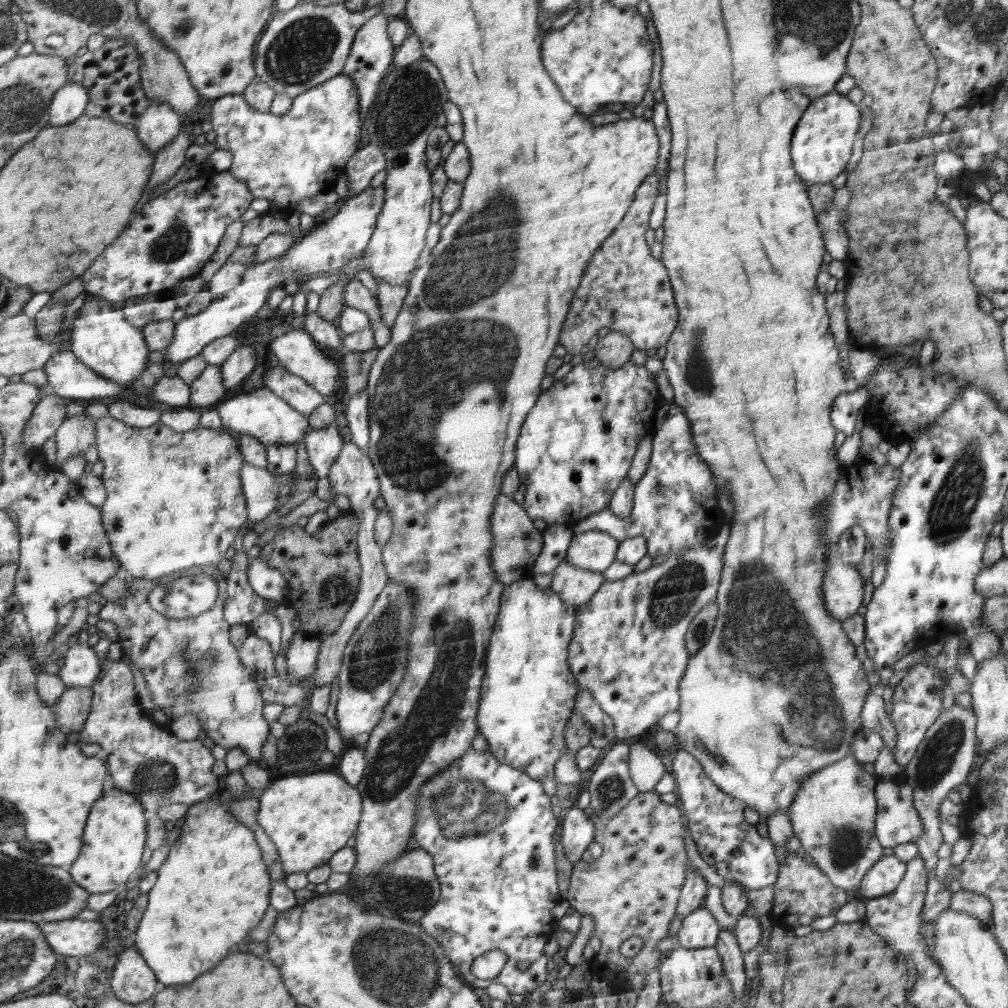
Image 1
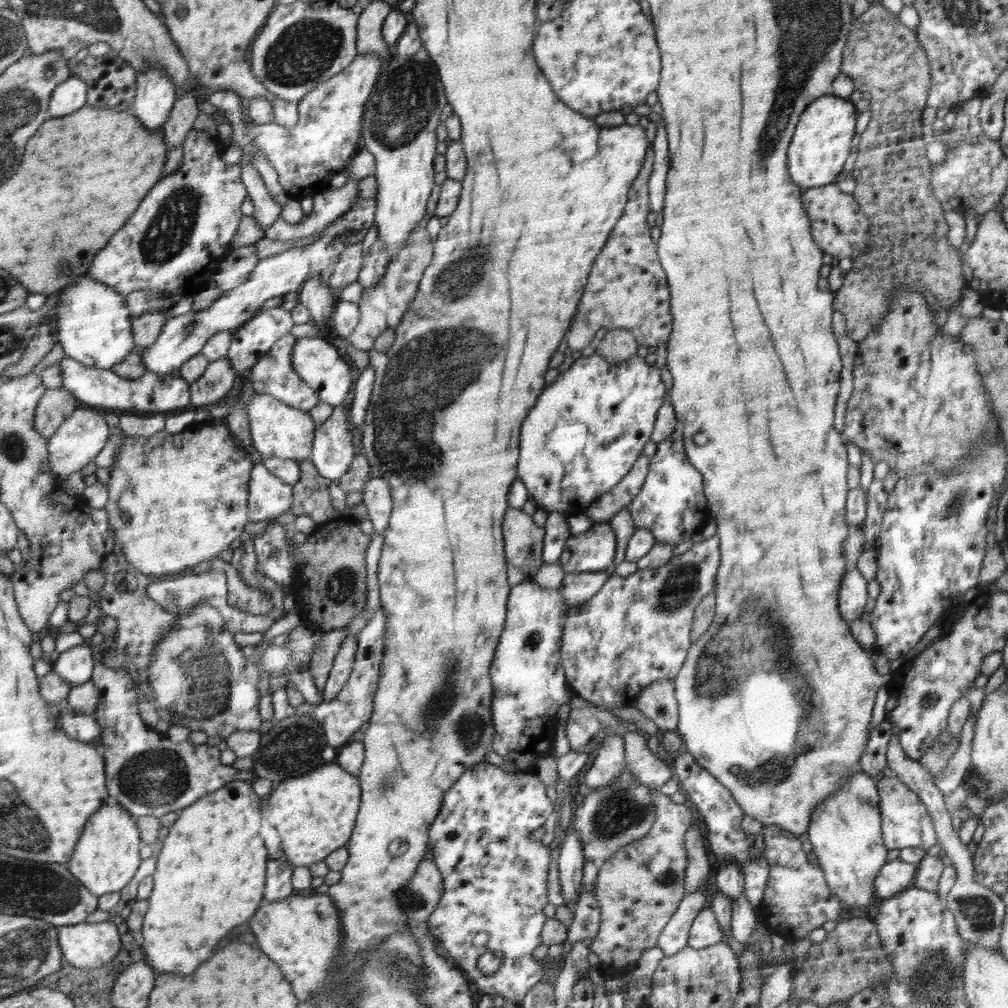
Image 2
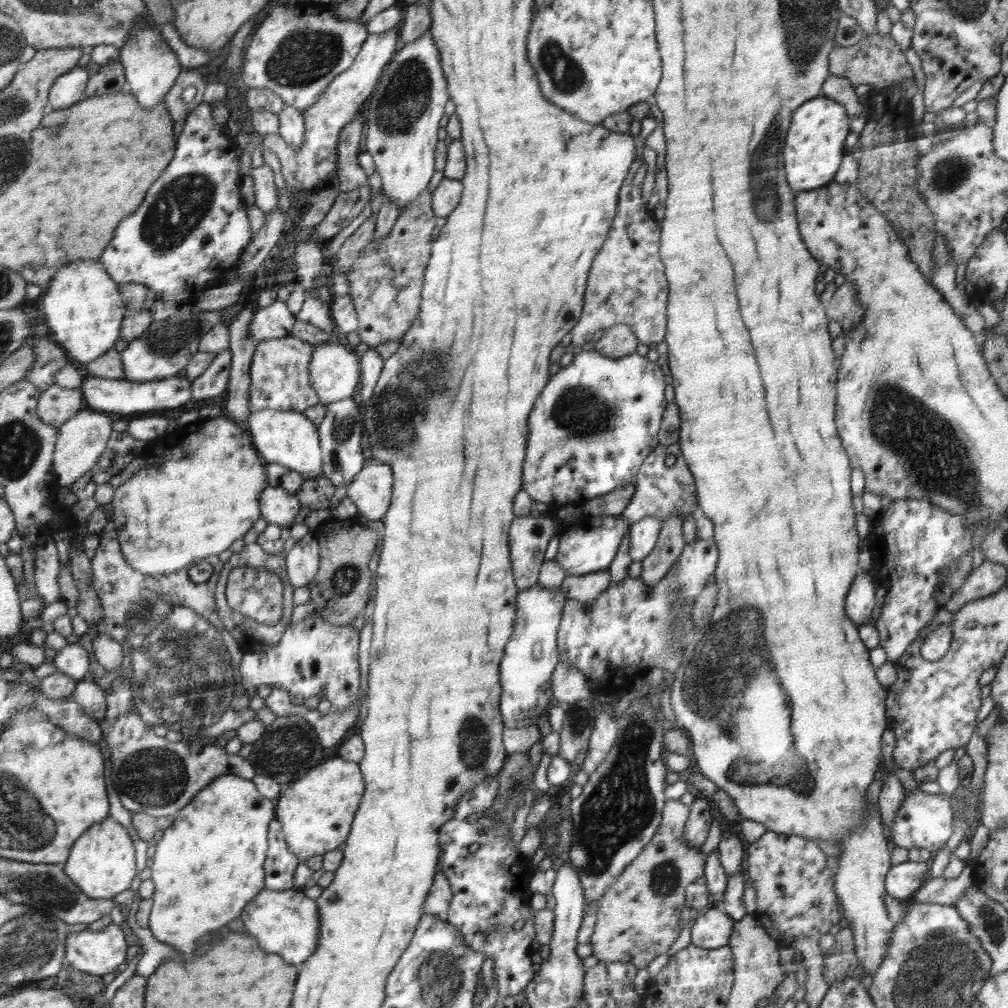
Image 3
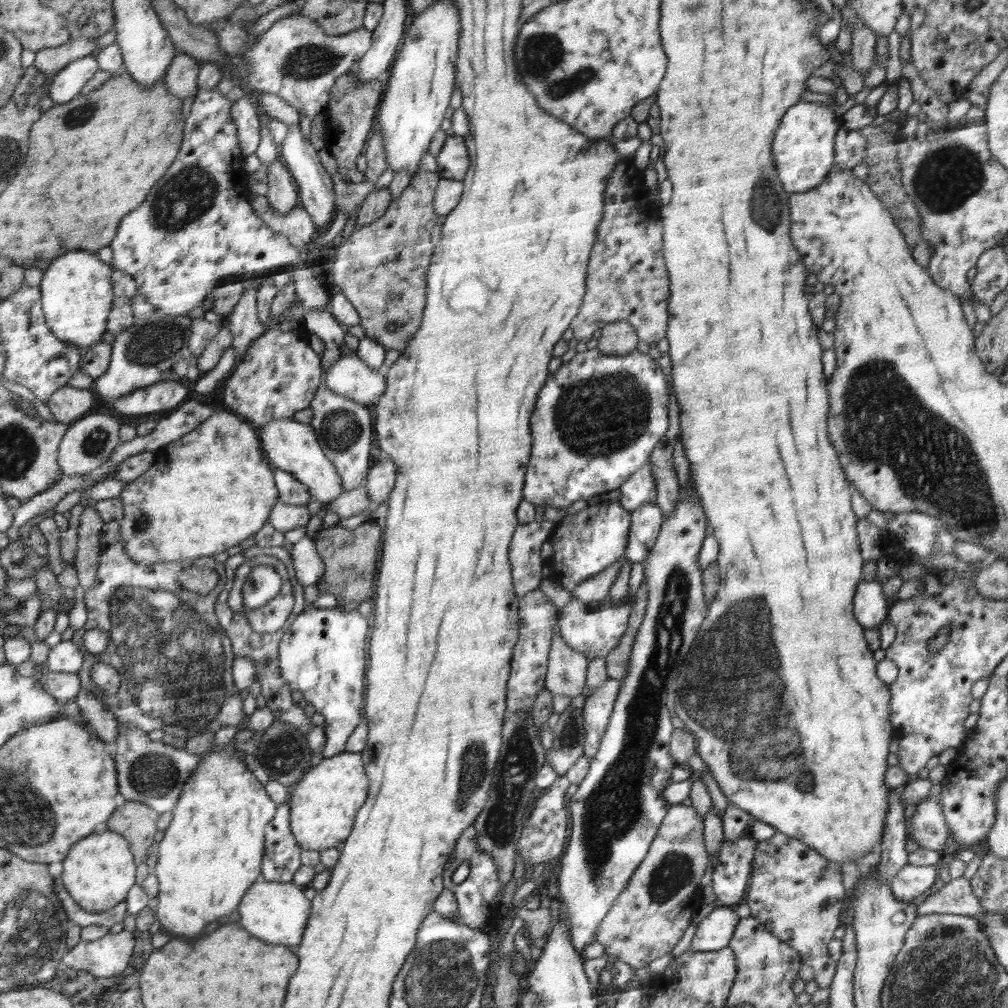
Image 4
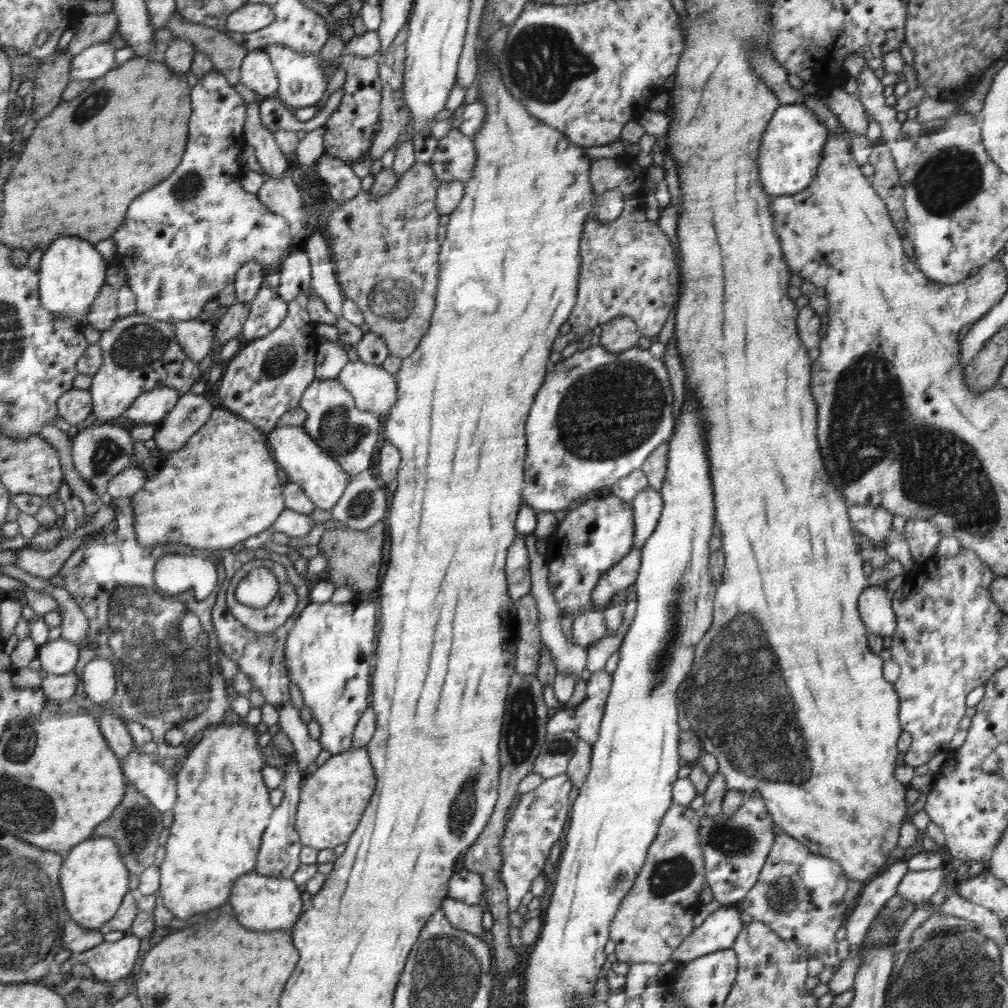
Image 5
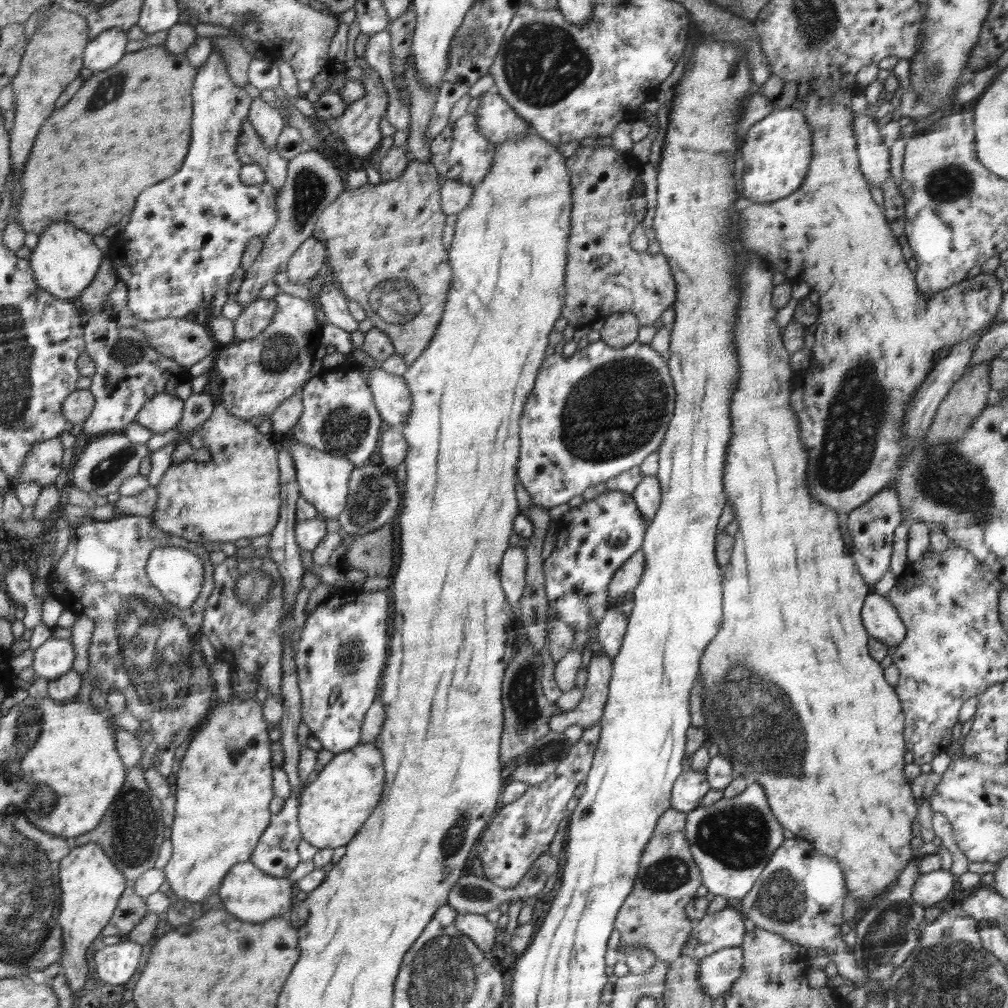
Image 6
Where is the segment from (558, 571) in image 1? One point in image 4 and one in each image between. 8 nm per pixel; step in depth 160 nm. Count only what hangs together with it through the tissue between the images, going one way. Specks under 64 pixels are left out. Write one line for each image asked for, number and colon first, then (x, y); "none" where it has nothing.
2: (577, 588)
3: (586, 588)
4: (596, 589)

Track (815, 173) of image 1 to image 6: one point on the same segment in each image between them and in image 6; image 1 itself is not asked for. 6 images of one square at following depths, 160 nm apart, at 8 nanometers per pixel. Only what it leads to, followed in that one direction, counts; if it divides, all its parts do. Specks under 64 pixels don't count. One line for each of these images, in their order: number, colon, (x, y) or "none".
2: (821, 142)
3: (814, 146)
4: (803, 147)
5: (792, 147)
6: (776, 154)

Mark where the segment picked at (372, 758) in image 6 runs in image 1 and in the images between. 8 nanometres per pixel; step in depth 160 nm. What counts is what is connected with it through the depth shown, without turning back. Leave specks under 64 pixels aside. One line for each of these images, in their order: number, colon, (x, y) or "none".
1: (310, 817)
2: (314, 814)
3: (316, 811)
4: (323, 804)
5: (333, 799)

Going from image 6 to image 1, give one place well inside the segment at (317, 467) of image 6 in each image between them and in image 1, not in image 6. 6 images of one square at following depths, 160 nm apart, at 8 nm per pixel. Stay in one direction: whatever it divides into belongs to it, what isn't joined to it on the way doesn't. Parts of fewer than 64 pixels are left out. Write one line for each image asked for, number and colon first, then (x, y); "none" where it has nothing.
1: (261, 413)
2: (277, 429)
3: (289, 438)
4: (294, 446)
5: (324, 480)

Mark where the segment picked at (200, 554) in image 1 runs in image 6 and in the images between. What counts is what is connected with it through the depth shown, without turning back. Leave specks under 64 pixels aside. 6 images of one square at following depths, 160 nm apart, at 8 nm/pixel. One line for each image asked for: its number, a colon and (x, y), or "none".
2: (175, 500)
3: (199, 490)
4: (212, 488)
5: (221, 488)
6: (237, 494)

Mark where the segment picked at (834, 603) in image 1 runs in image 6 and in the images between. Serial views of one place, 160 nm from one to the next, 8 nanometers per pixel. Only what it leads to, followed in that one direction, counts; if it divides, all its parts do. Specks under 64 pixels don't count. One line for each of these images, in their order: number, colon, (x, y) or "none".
2: (853, 595)
3: (860, 600)
4: (870, 608)
5: (874, 607)
6: (882, 622)

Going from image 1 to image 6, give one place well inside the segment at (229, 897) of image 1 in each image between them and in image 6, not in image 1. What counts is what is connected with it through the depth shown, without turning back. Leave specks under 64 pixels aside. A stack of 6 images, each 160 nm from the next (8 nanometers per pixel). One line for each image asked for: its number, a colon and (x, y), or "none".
2: (209, 876)
3: (208, 865)
4: (211, 853)
5: (218, 822)
6: (218, 821)

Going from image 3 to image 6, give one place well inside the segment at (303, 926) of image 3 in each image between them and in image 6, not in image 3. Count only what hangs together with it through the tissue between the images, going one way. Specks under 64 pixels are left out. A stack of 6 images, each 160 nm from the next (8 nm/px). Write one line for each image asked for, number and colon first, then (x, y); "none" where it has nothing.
4: (276, 912)
5: (262, 902)
6: (251, 894)

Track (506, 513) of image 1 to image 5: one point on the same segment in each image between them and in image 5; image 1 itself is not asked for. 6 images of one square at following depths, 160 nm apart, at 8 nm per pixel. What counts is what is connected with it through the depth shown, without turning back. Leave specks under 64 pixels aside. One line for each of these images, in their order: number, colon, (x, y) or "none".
2: (524, 539)
3: (529, 536)
4: (527, 565)
5: (518, 563)

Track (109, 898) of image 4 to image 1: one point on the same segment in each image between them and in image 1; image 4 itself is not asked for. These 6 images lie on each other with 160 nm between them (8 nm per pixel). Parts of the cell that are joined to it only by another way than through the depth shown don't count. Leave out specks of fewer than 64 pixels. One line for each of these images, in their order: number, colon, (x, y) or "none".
1: (112, 850)
2: (106, 857)
3: (101, 863)

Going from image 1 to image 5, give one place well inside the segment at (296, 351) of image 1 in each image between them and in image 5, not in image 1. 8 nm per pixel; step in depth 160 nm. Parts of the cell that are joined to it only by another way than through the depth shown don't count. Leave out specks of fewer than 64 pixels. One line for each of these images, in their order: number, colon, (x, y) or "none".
2: (318, 363)
3: (335, 373)
4: (350, 376)
5: (374, 389)

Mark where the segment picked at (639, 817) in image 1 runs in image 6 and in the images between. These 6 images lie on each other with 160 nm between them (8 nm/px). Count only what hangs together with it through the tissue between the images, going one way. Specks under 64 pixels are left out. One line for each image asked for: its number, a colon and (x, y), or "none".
2: (638, 889)
3: (638, 918)
4: (649, 916)
5: (655, 917)
6: (652, 916)

